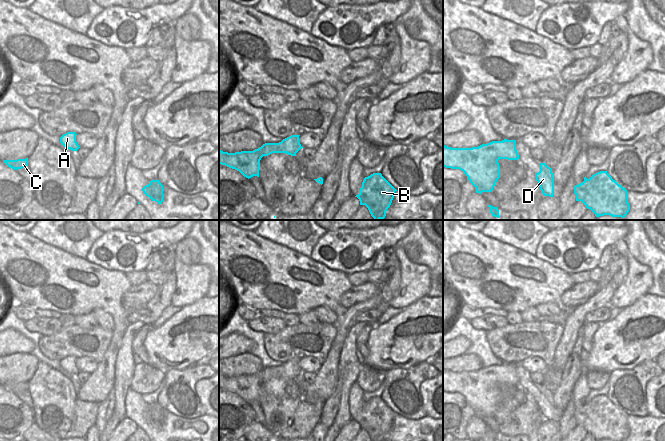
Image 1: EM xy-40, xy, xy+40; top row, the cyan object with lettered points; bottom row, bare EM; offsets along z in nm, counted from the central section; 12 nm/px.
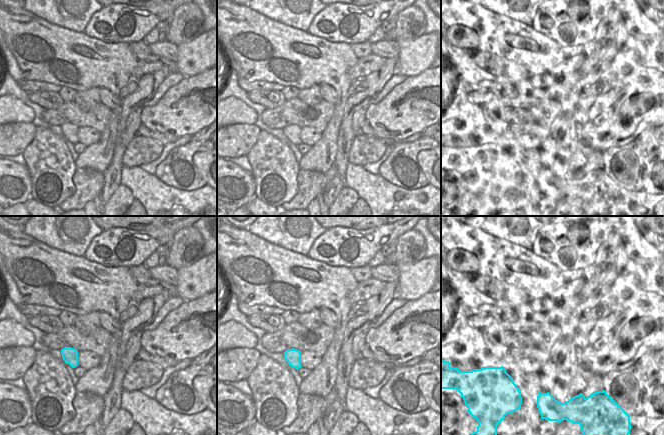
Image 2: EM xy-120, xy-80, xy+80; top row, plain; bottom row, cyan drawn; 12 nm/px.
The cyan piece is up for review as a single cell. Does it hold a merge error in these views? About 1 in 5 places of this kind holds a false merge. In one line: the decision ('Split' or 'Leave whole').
Leave whole

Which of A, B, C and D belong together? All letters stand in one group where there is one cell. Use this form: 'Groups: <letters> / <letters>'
Groups: A B C D

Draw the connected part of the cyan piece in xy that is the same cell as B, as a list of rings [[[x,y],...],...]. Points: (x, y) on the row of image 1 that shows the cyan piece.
[[[373,173],[365,177],[357,197],[365,205],[374,220],[384,219],[397,190],[382,176]]]

